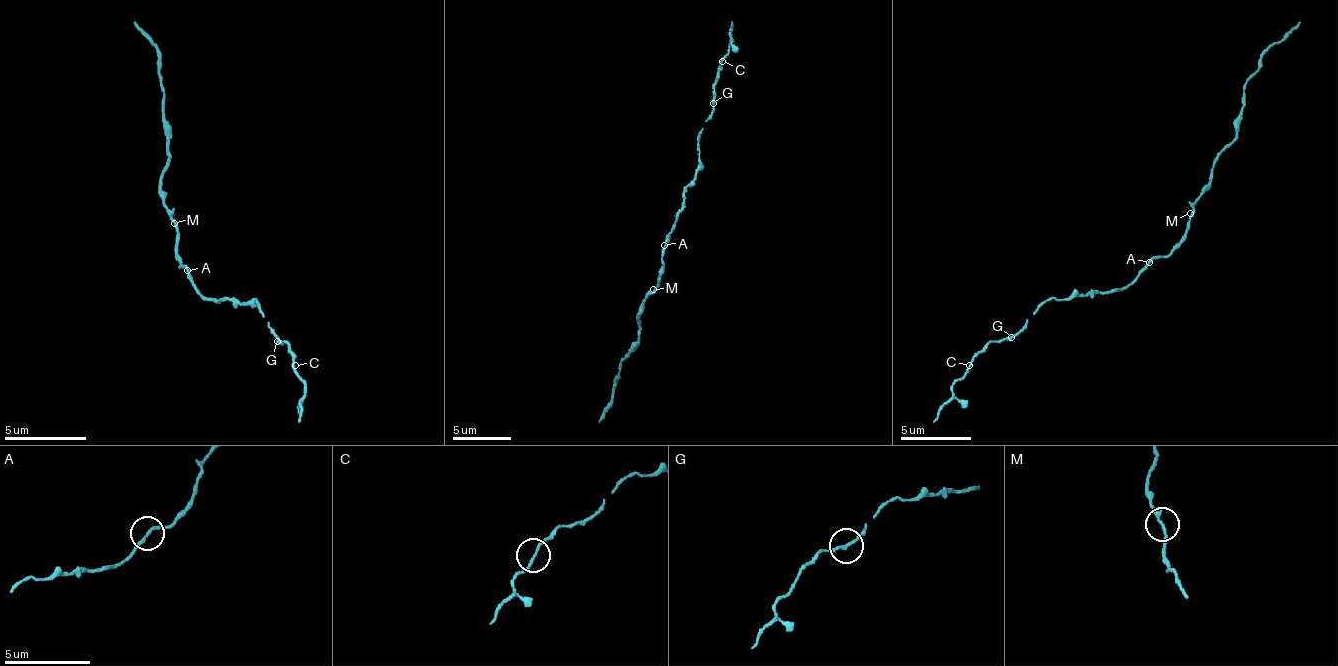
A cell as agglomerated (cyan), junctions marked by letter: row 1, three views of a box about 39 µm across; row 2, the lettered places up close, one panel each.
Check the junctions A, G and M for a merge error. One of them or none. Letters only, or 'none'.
none

